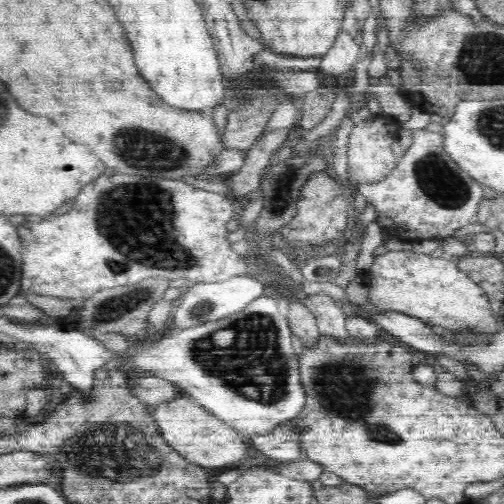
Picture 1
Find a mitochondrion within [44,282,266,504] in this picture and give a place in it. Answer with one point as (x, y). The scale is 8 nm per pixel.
(88, 452)

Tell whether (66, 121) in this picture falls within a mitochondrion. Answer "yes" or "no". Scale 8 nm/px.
no

